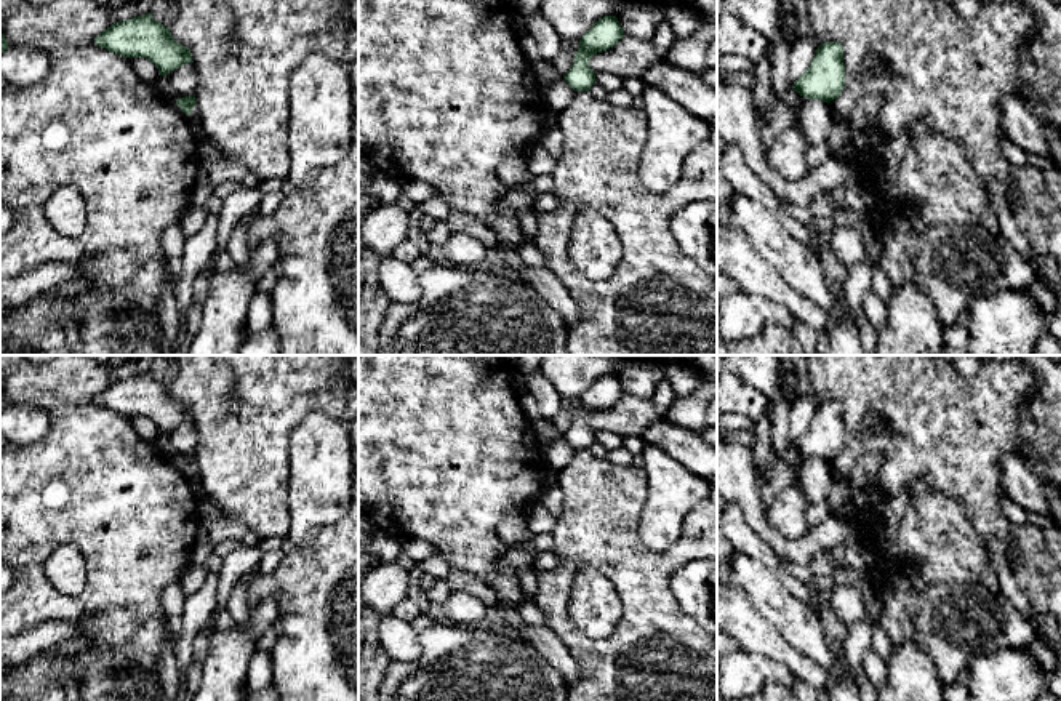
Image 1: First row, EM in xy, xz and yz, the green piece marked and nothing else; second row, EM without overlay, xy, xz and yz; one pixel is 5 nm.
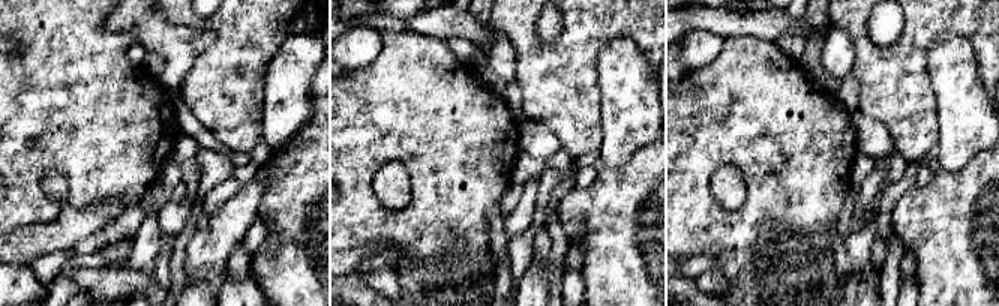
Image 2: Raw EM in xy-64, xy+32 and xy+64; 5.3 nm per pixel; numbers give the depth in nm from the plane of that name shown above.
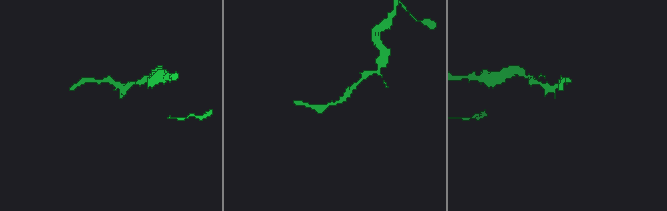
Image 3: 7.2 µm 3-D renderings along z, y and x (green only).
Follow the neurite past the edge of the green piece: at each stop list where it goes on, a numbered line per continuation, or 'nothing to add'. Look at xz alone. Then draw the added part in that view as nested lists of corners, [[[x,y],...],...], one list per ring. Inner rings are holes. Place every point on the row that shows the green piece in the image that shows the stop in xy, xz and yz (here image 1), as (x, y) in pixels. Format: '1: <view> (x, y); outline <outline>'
nothing to add

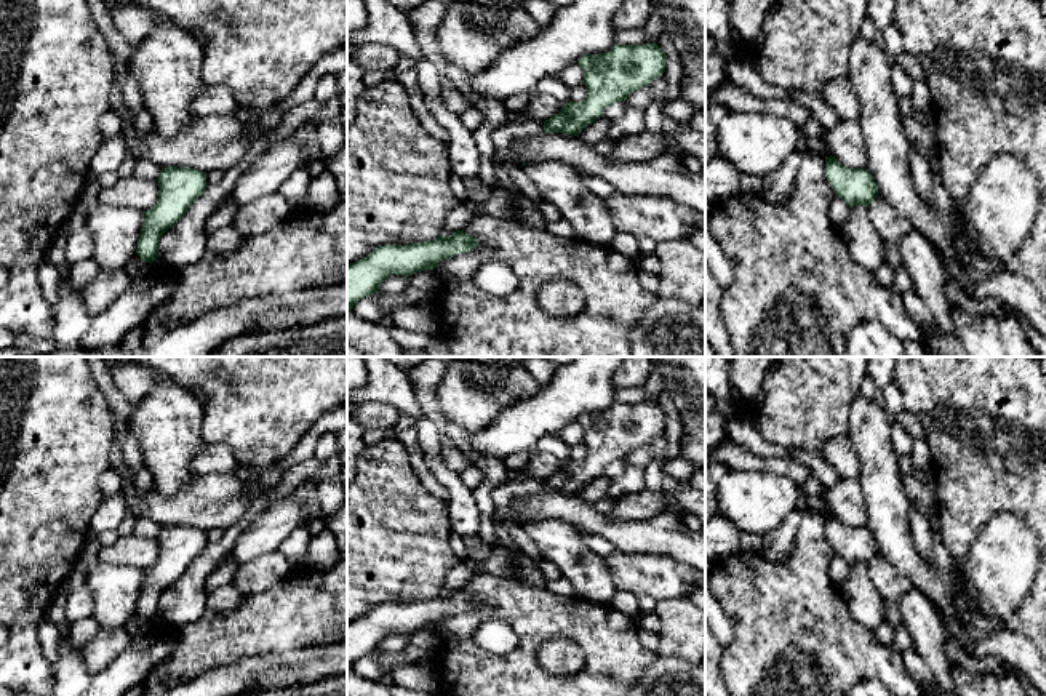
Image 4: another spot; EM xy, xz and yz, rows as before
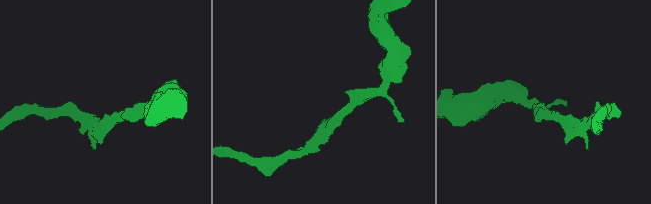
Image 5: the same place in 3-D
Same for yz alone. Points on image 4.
nothing to add

